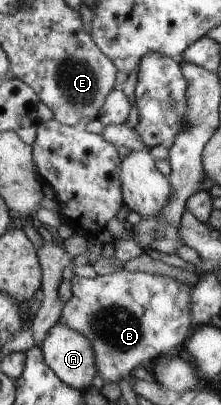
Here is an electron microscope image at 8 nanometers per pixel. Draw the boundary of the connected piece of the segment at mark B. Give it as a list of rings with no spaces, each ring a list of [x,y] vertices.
[[[119,271],[112,275],[96,278],[72,279],[72,295],[63,304],[59,322],[65,322],[71,329],[84,333],[91,341],[98,359],[101,383],[120,383],[123,377],[131,377],[137,365],[150,369],[154,361],[165,354],[171,354],[175,347],[189,335],[191,329],[191,297],[195,285],[183,283],[171,276],[161,276],[145,272]]]

